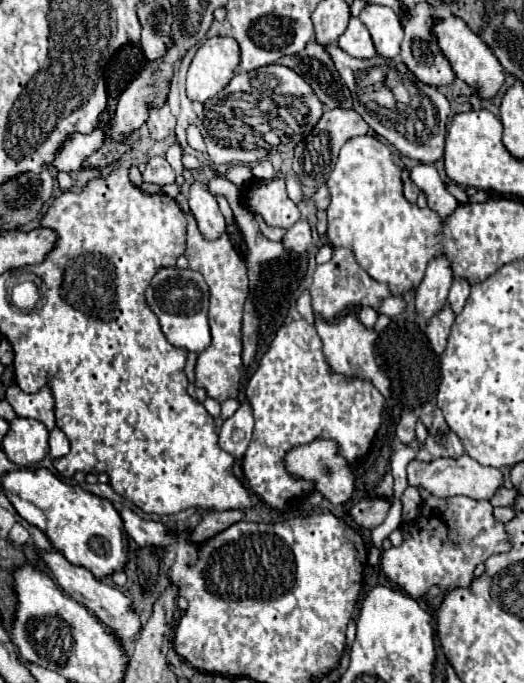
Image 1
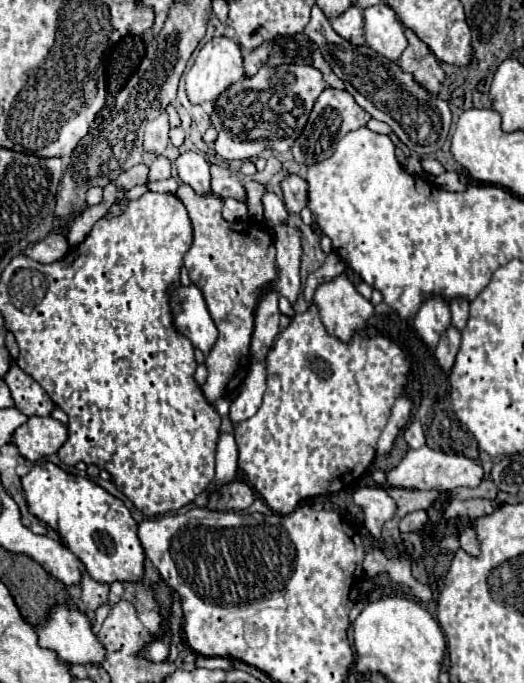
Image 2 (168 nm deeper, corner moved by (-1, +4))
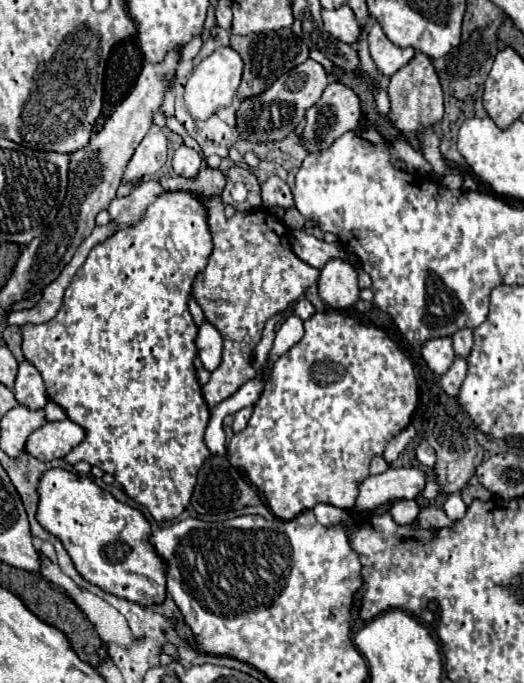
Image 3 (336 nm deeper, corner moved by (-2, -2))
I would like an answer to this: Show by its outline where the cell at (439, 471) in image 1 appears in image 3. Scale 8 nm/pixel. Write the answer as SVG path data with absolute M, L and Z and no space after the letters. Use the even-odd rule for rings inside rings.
M387 468L381 474L369 474L359 484L355 500L357 512L371 512L379 506L387 506L395 500L417 498L425 488L425 474L417 468Z

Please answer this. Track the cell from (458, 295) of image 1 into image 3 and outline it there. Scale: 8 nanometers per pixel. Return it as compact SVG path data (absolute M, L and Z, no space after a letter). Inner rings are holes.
M463 328L459 330L455 336L453 336L453 350L455 350L455 356L463 356L467 358L469 352L473 348L473 332L469 328Z

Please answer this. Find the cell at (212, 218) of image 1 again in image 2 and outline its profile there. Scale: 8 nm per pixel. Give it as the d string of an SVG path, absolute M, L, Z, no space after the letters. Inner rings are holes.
M182 152L176 160L178 178L188 184L196 194L212 194L210 190L210 164L202 152Z

